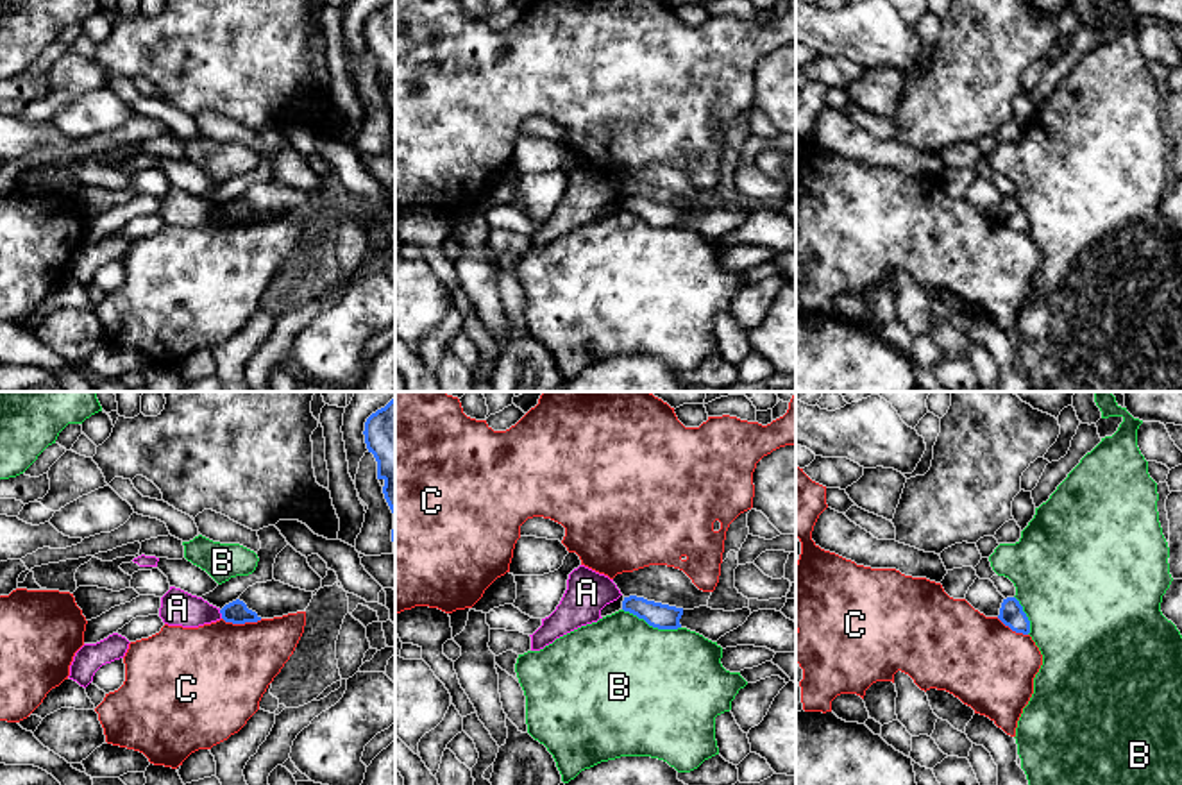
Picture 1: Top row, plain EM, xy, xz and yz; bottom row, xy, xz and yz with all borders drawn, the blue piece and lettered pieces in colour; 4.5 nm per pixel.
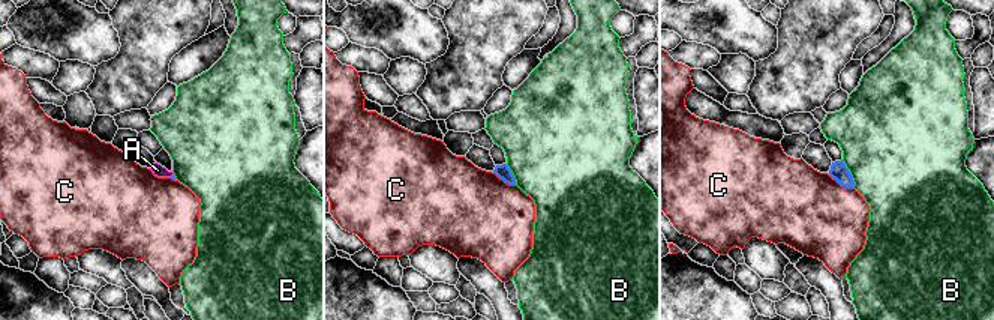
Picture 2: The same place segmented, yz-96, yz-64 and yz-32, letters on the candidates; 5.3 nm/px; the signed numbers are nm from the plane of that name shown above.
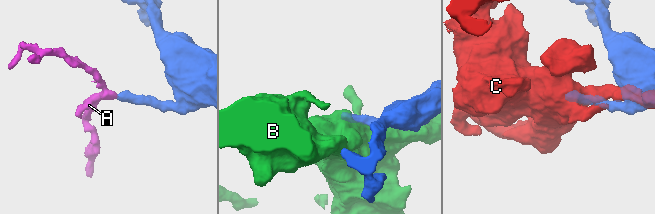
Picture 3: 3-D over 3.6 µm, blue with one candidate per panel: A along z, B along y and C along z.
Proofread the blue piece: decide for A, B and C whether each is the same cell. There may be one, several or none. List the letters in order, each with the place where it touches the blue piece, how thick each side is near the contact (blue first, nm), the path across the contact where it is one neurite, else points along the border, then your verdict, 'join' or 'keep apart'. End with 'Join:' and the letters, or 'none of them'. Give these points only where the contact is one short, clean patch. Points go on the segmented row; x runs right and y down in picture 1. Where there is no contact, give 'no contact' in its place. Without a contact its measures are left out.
A: xy (220, 612) | 110/160 nm | along xy (219, 610), (222, 617) | keep apart
B: xz (651, 624) | 110/480 nm | keep apart
C: xy (242, 623) | 110/440 nm | along xy (222, 617), (233, 623), (256, 623), (261, 619) | keep apart
Join: none of them

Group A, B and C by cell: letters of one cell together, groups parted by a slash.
A / B / C

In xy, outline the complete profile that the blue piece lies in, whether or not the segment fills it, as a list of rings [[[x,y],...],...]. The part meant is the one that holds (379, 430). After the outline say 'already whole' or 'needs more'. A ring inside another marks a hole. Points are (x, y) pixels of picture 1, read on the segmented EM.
[[[395,399],[372,413],[365,422],[365,443],[377,461],[377,479],[384,481],[383,494],[393,513],[393,554],[395,554]]] | already whole

